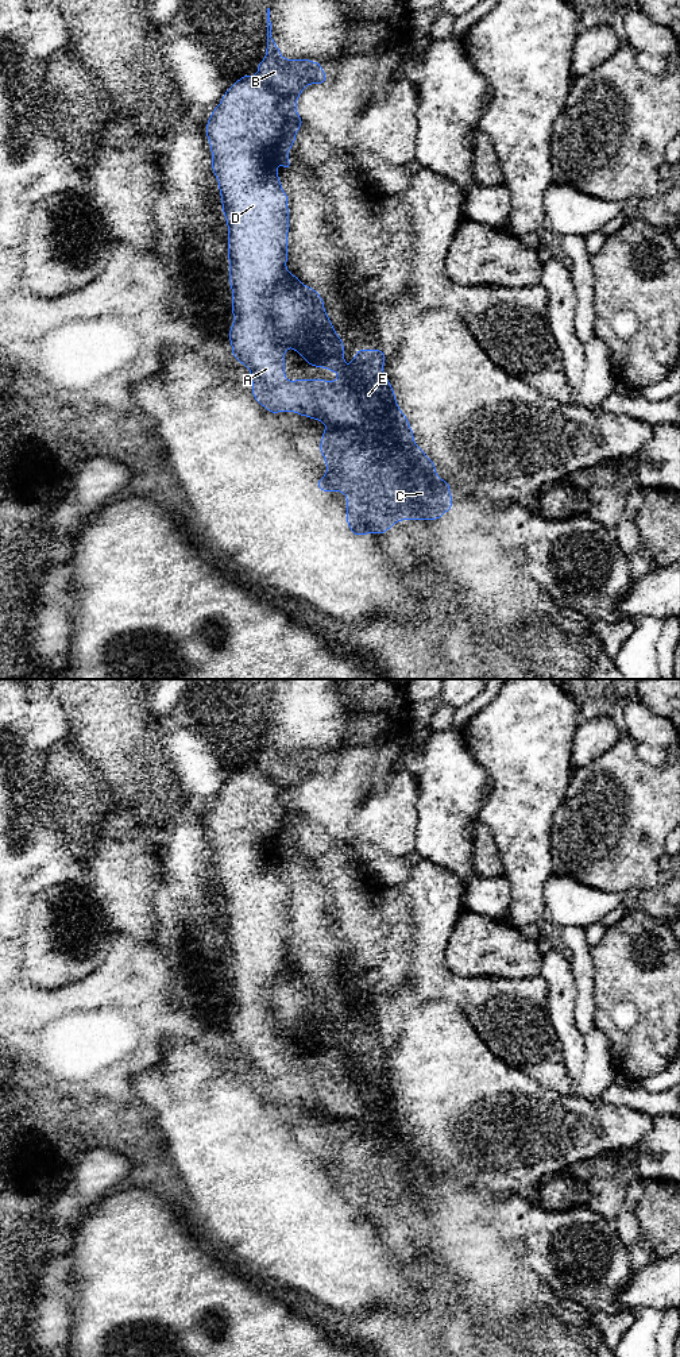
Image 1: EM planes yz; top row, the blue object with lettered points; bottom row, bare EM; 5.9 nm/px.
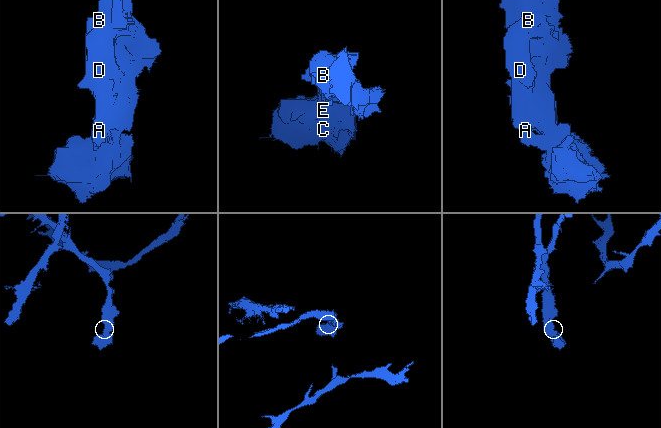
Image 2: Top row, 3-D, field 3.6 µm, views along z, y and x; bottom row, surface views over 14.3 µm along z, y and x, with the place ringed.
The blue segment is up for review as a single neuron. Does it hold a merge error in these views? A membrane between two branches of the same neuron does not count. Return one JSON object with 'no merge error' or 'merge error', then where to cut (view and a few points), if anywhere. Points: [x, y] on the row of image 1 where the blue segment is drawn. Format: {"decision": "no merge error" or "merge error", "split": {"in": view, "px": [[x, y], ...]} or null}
{"decision": "no merge error", "split": null}

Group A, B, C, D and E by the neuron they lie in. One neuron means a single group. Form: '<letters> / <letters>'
A B C D E

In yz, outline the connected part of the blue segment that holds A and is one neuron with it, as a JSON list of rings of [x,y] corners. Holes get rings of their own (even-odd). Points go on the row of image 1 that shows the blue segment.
[[[267,8],[267,49],[266,59],[258,63],[258,76],[242,76],[223,96],[221,103],[213,109],[210,119],[206,123],[206,138],[210,142],[212,150],[212,170],[219,180],[219,189],[221,194],[223,212],[228,224],[228,258],[229,258],[229,284],[232,288],[232,313],[233,324],[229,328],[229,342],[232,344],[232,355],[236,361],[250,367],[252,378],[252,396],[268,412],[277,415],[281,410],[295,412],[300,416],[309,416],[313,420],[321,420],[328,428],[322,431],[322,440],[320,451],[325,459],[328,473],[317,481],[321,491],[344,491],[347,496],[347,525],[352,529],[353,536],[366,533],[386,533],[399,520],[437,520],[444,516],[448,509],[453,508],[452,494],[449,491],[449,482],[438,479],[436,475],[436,464],[429,460],[421,447],[414,446],[414,435],[410,429],[410,423],[401,412],[395,402],[395,393],[390,386],[390,381],[383,375],[385,351],[359,348],[356,356],[351,361],[349,367],[344,367],[344,344],[339,335],[335,334],[335,325],[329,323],[329,315],[324,312],[324,298],[313,290],[312,286],[304,286],[302,282],[285,267],[287,262],[287,231],[289,231],[289,196],[282,192],[282,184],[277,176],[277,165],[283,163],[285,170],[291,169],[287,159],[287,151],[294,146],[295,132],[301,128],[304,122],[297,115],[297,97],[302,93],[304,86],[309,84],[325,84],[325,70],[320,68],[322,62],[313,62],[309,59],[283,59],[281,50],[275,46],[275,39],[271,36],[270,8]],[[291,347],[305,359],[308,365],[325,367],[331,371],[339,373],[337,381],[316,379],[295,379],[293,382],[285,378],[285,348]]]

